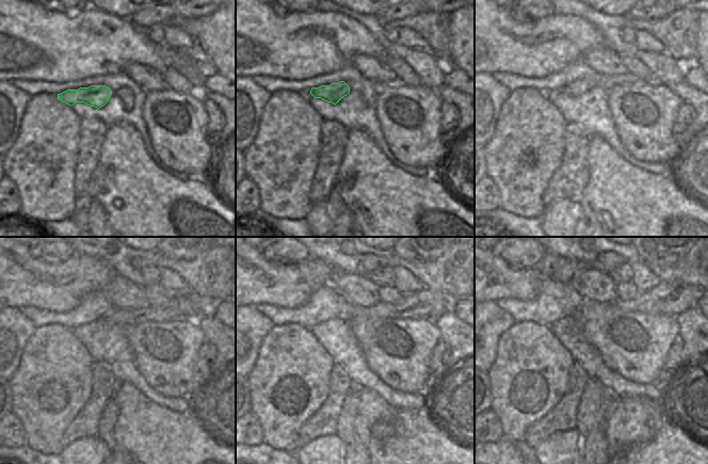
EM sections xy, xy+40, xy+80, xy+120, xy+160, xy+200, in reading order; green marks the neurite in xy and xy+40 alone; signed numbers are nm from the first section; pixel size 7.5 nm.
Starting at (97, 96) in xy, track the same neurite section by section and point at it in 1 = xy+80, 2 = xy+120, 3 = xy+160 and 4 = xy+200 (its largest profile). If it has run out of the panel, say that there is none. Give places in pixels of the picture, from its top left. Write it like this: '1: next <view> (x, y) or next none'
1: next xy+80 (578, 88)
2: next xy+120 (184, 306)
3: next xy+160 (424, 304)
4: next xy+200 (665, 299)

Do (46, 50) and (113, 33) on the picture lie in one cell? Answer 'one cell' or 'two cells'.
one cell

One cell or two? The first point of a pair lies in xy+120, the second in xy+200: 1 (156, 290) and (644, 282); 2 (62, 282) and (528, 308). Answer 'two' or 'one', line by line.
1: two
2: two

